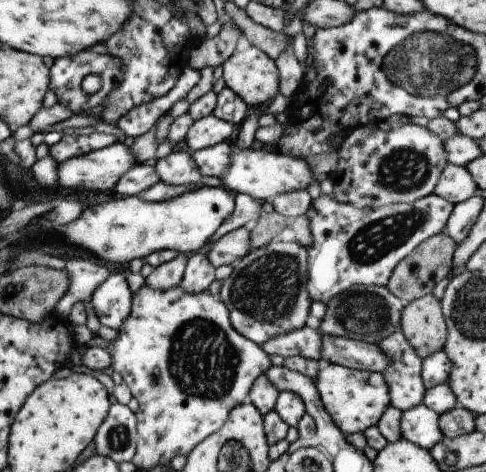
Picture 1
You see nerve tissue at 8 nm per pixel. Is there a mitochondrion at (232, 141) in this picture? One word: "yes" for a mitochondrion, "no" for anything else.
no

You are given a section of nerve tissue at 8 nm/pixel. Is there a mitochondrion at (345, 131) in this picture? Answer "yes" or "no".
no

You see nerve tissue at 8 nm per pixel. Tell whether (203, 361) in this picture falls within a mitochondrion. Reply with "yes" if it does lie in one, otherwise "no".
yes

